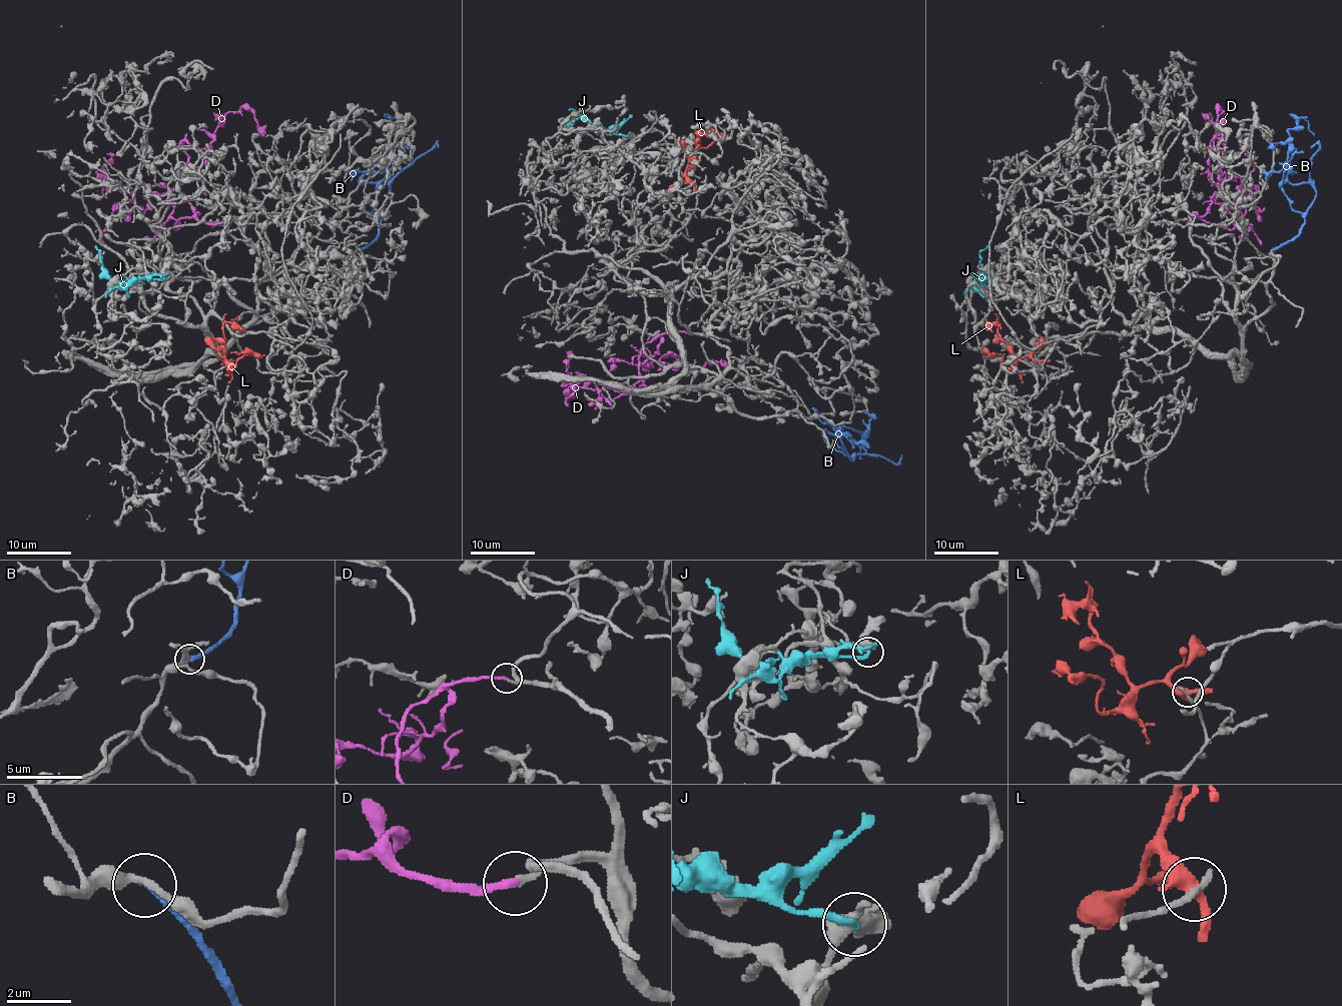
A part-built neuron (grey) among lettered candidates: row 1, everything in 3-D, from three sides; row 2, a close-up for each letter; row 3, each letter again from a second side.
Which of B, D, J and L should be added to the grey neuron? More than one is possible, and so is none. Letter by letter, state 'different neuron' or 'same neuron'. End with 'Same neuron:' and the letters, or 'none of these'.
B: same neuron
D: same neuron
J: different neuron
L: different neuron
Same neuron: B, D

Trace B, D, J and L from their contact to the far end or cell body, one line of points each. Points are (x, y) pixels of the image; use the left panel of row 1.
B: (359, 249), (374, 241), (377, 186), (395, 163), (404, 131), (393, 118), (396, 136)
D: (221, 223), (203, 223), (179, 191), (187, 162), (182, 142), (205, 147), (217, 123), (243, 107), (264, 136)
J: (164, 276), (132, 281), (125, 288), (116, 283), (103, 267), (95, 246)
L: (227, 360), (221, 355), (229, 368), (242, 357), (253, 354), (230, 352)

